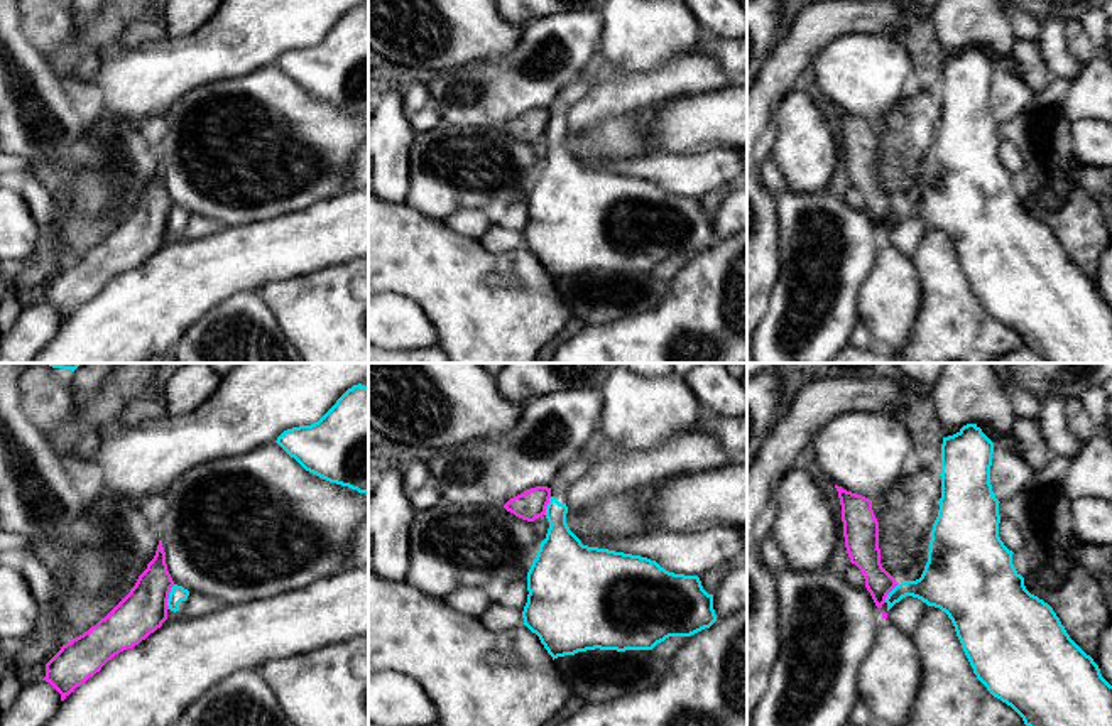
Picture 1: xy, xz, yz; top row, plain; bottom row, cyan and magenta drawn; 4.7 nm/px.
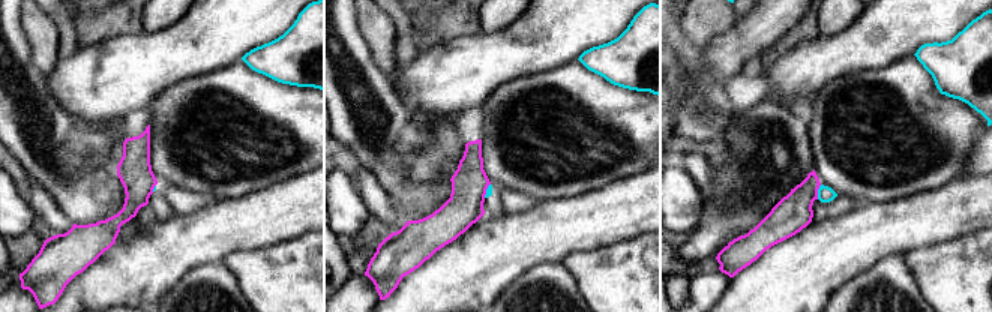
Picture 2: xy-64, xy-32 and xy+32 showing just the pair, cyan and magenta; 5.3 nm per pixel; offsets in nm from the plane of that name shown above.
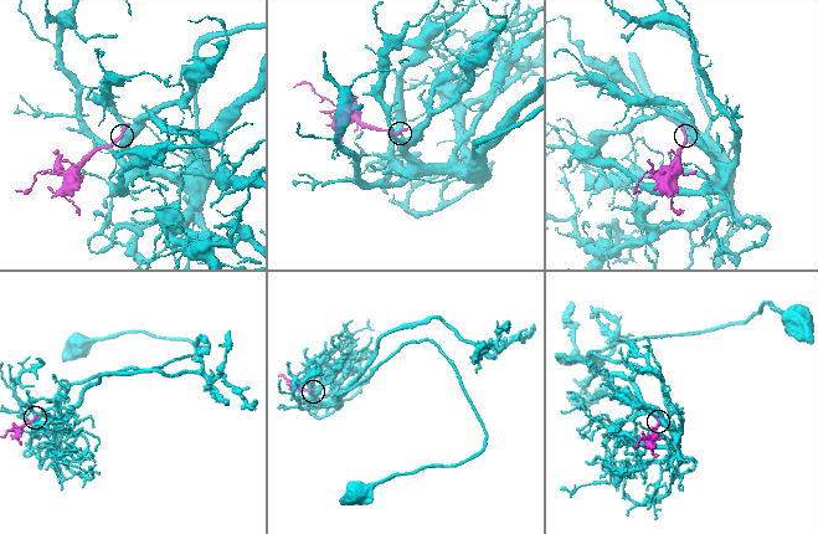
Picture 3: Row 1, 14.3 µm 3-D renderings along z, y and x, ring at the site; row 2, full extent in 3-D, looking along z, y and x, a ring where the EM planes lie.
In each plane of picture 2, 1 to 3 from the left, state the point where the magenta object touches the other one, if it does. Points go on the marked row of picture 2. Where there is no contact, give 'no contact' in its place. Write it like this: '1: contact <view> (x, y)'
1: contact xy-64 (155, 188)
2: contact xy-32 (486, 191)
3: contact xy+32 (818, 192)

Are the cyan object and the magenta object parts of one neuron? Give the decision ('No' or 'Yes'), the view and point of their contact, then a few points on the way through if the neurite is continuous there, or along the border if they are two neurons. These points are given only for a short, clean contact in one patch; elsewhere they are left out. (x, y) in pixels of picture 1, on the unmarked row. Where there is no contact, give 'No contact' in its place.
No. Touches cyan at xy (169, 218). Boundary: xy (174, 206), (169, 215), (168, 230)

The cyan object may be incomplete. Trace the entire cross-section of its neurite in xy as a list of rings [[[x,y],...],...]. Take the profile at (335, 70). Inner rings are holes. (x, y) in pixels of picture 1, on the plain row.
[[[353,7],[318,44],[287,51],[275,64],[306,93],[368,116],[368,8]]]

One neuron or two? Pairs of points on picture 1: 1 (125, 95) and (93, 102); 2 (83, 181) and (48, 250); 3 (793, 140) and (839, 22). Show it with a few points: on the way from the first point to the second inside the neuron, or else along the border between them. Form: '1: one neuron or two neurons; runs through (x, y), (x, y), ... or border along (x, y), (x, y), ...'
1: two neurons; border along (98, 61), (90, 81), (102, 95), (100, 117)
2: one neuron; runs through (83, 200), (83, 222), (66, 238)
3: two neurons; border along (798, 85), (784, 95), (776, 120)

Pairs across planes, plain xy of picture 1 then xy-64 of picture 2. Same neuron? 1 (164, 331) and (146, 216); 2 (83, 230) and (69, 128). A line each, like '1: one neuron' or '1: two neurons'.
1: two neurons
2: two neurons

